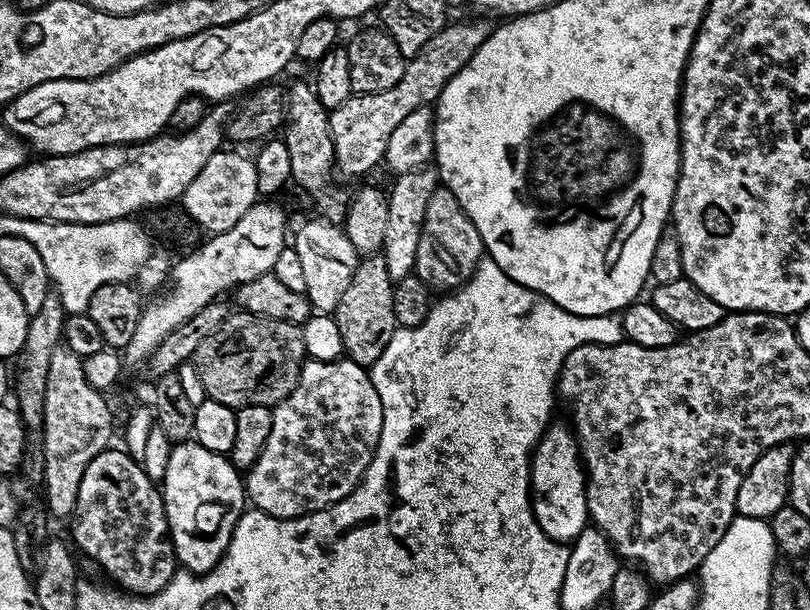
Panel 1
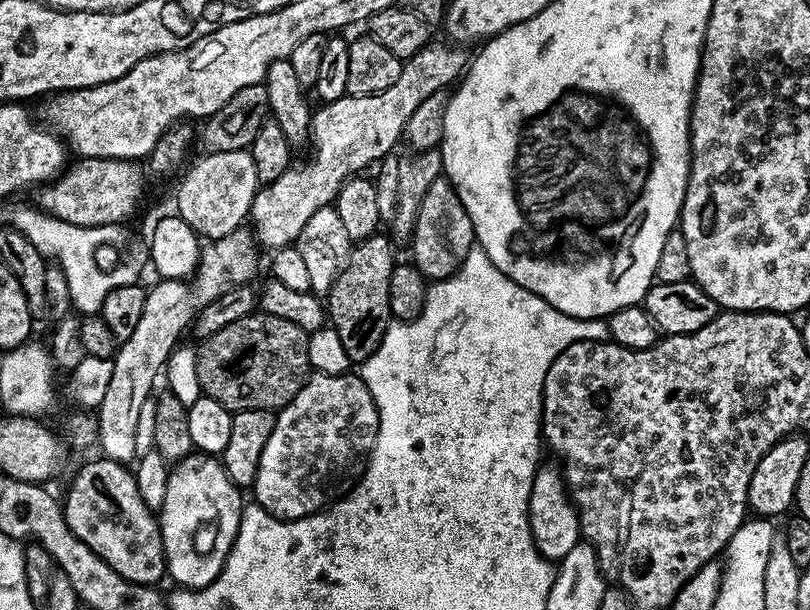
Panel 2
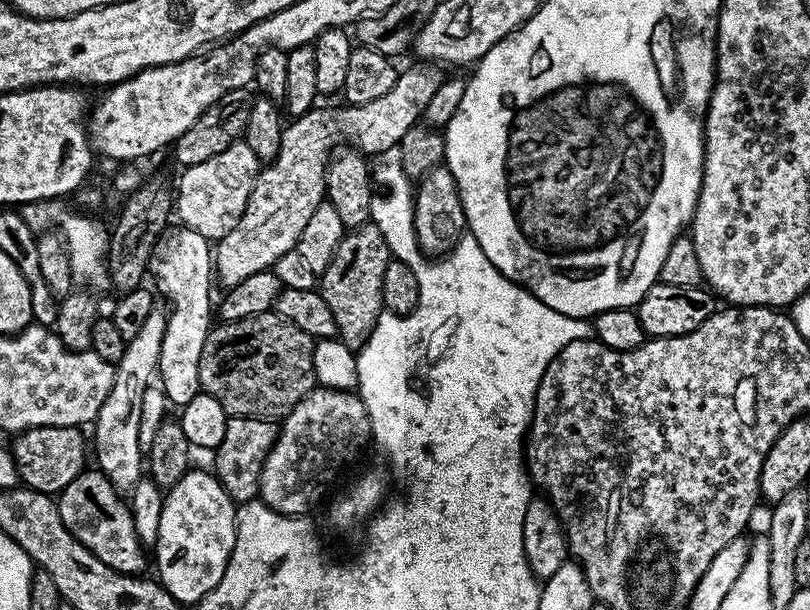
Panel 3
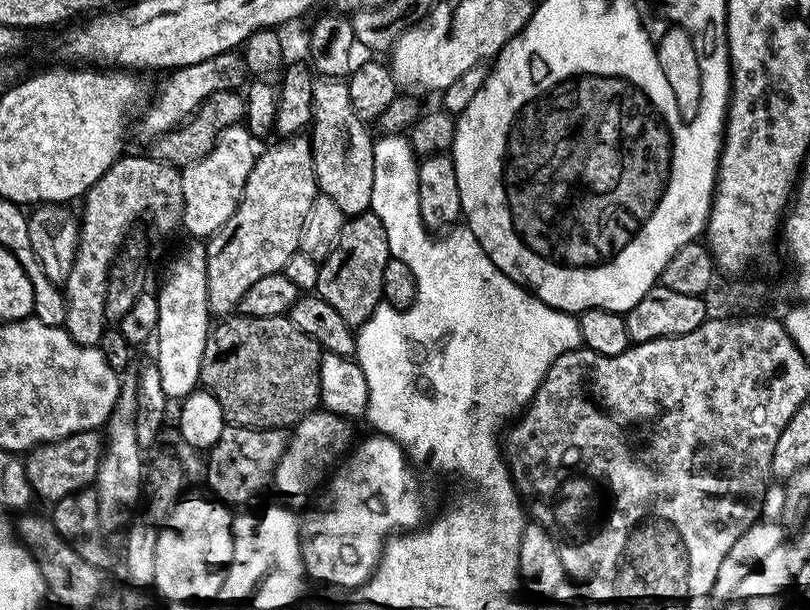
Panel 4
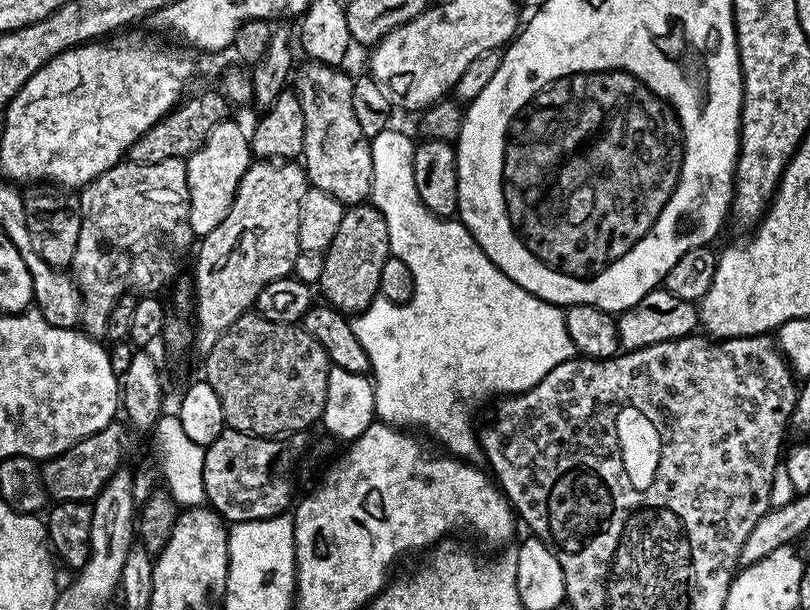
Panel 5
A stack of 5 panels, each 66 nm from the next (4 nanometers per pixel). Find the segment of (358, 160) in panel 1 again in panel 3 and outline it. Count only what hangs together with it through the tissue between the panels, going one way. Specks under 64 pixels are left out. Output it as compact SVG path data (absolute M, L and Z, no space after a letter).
M416 62L413 68L405 72L403 69L397 75L394 87L382 94L382 98L374 98L374 102L348 104L337 112L314 106L306 114L295 117L284 129L278 154L256 173L252 193L238 226L215 241L215 279L219 283L221 280L225 289L233 288L242 282L242 278L250 278L250 274L269 271L282 254L293 251L306 222L310 222L314 210L325 203L328 161L337 145L347 142L365 154L397 147L402 134L421 123L430 97L438 86L442 86L446 76L439 70L435 63Z

